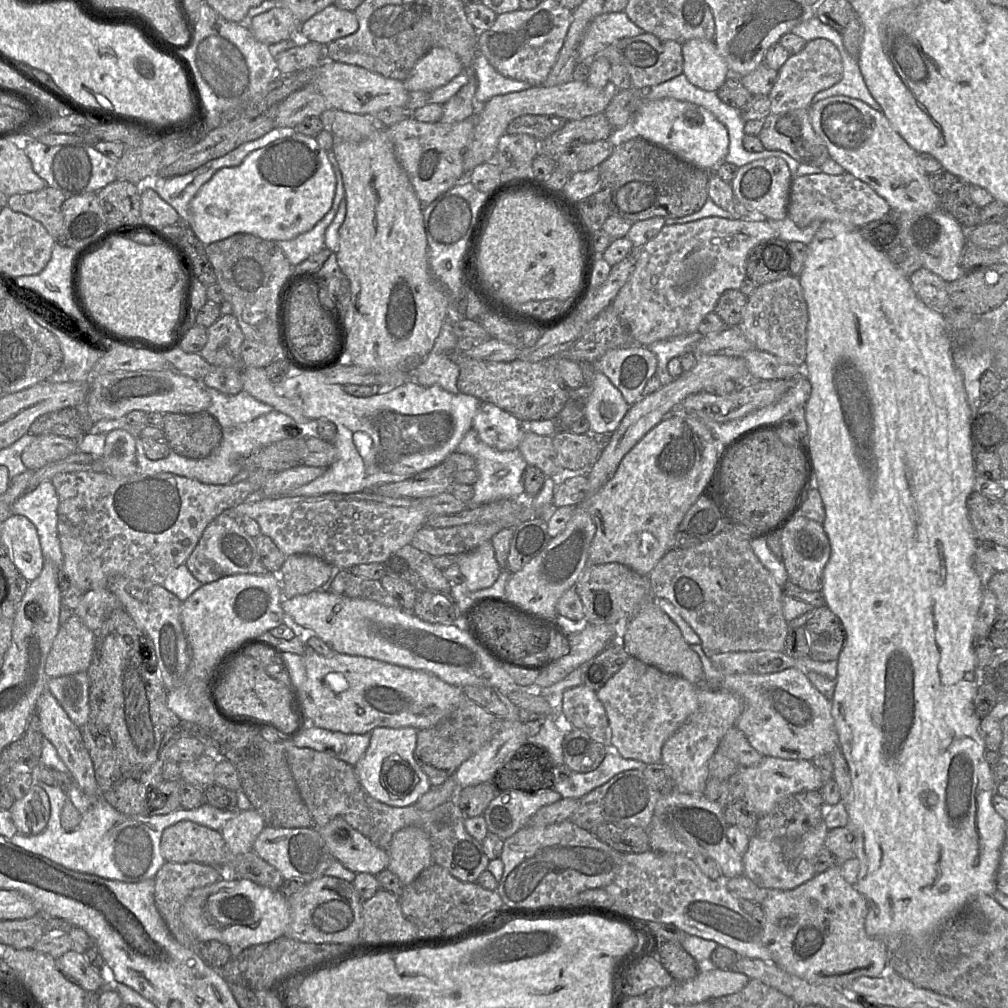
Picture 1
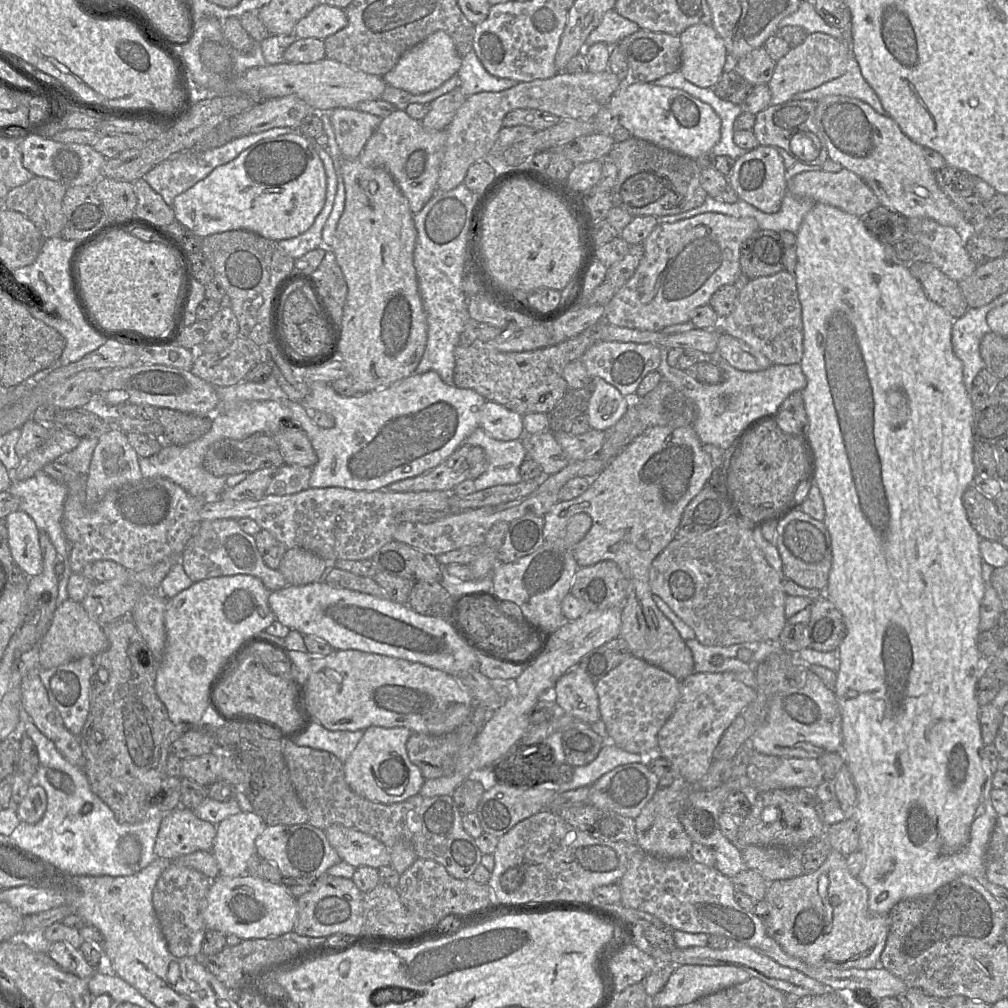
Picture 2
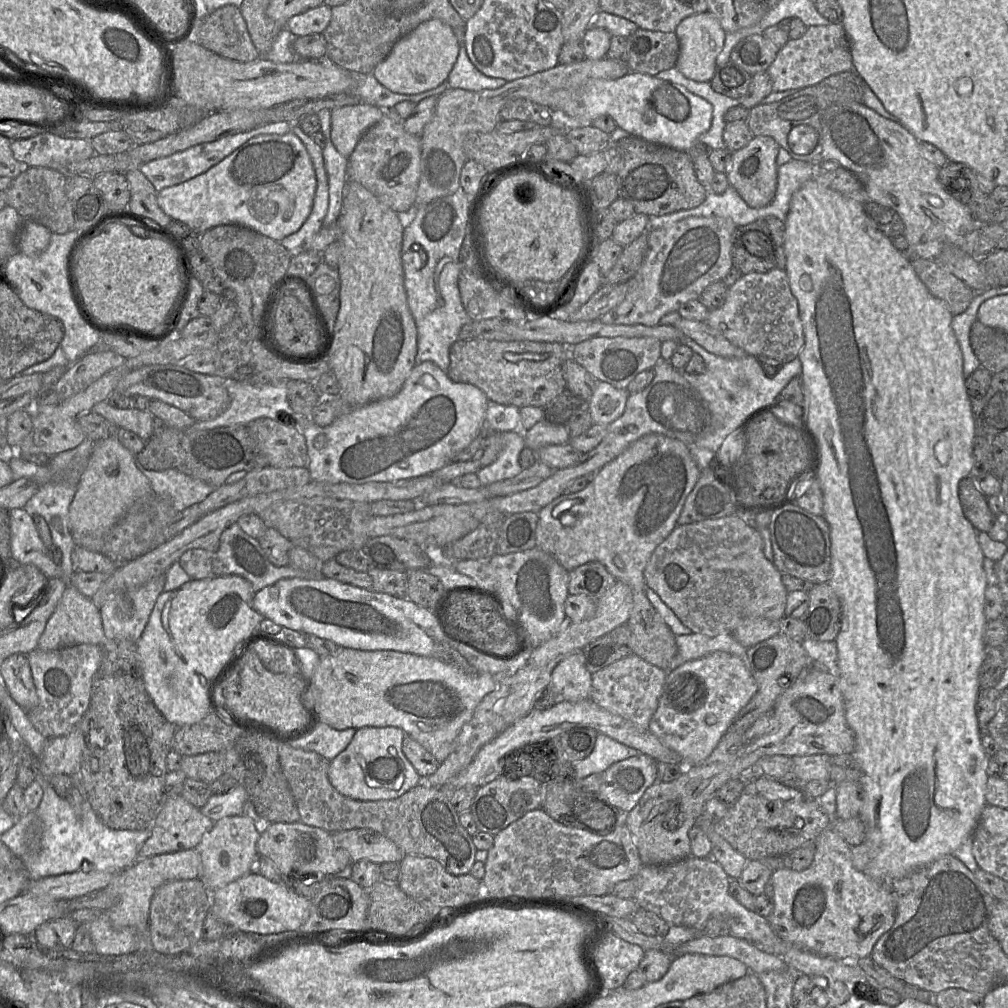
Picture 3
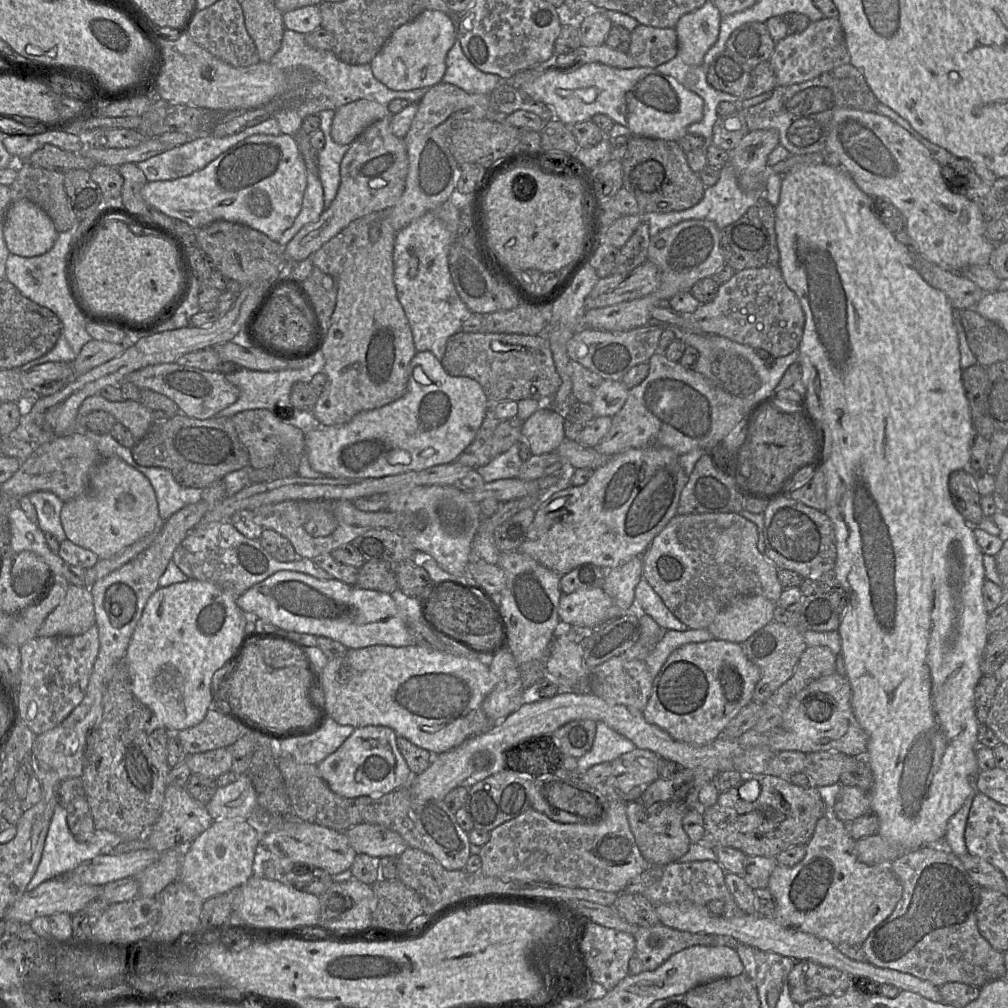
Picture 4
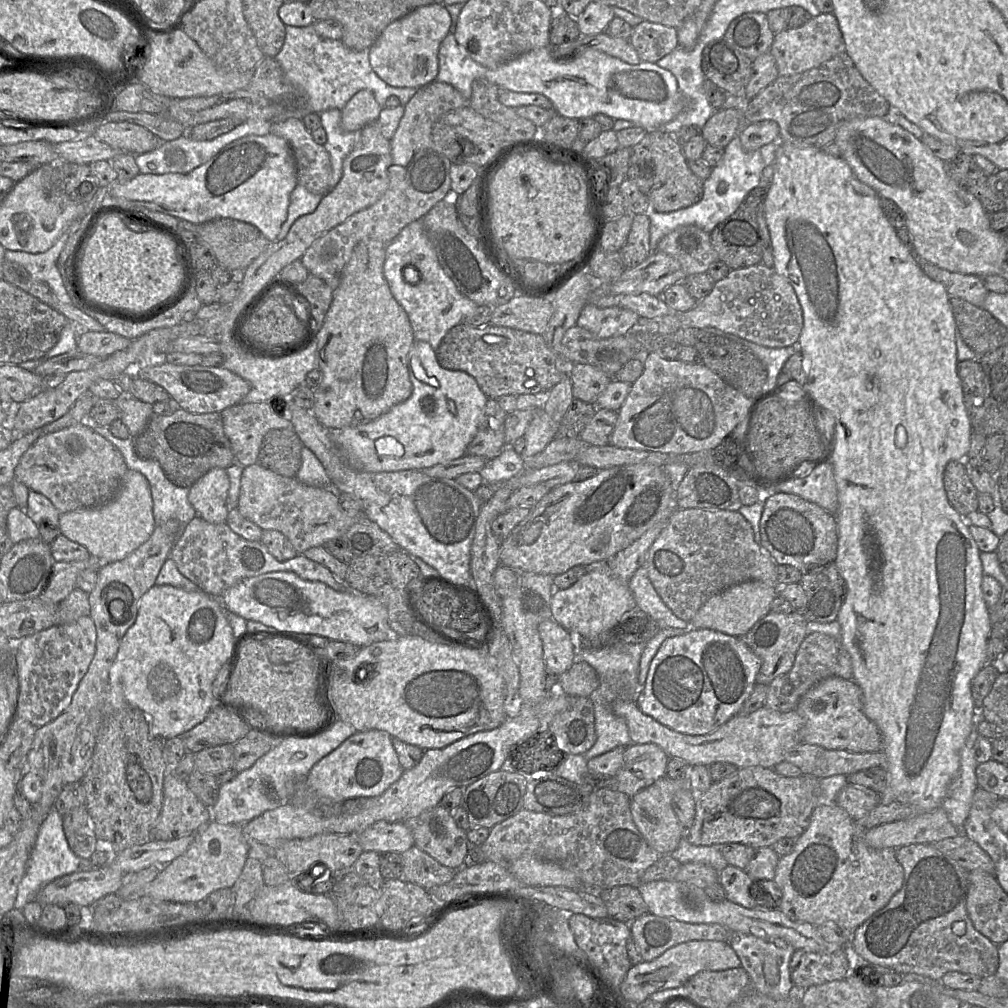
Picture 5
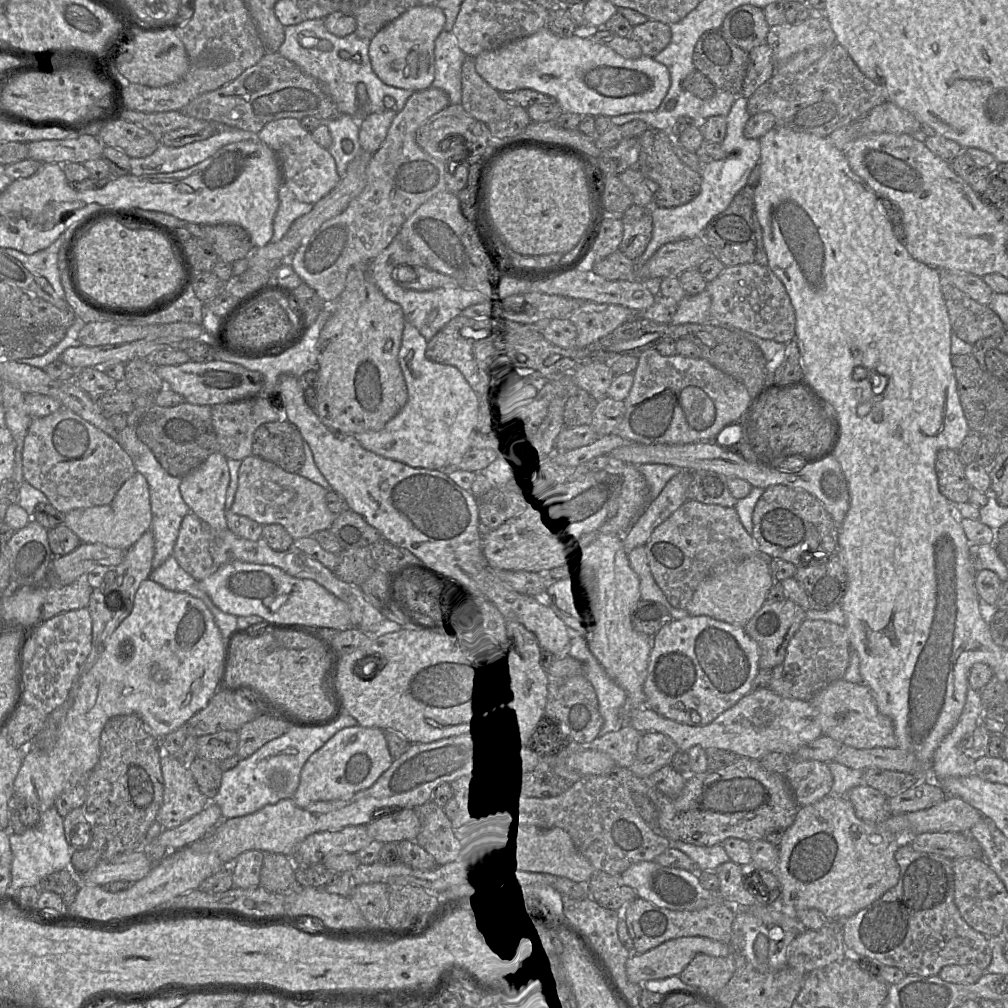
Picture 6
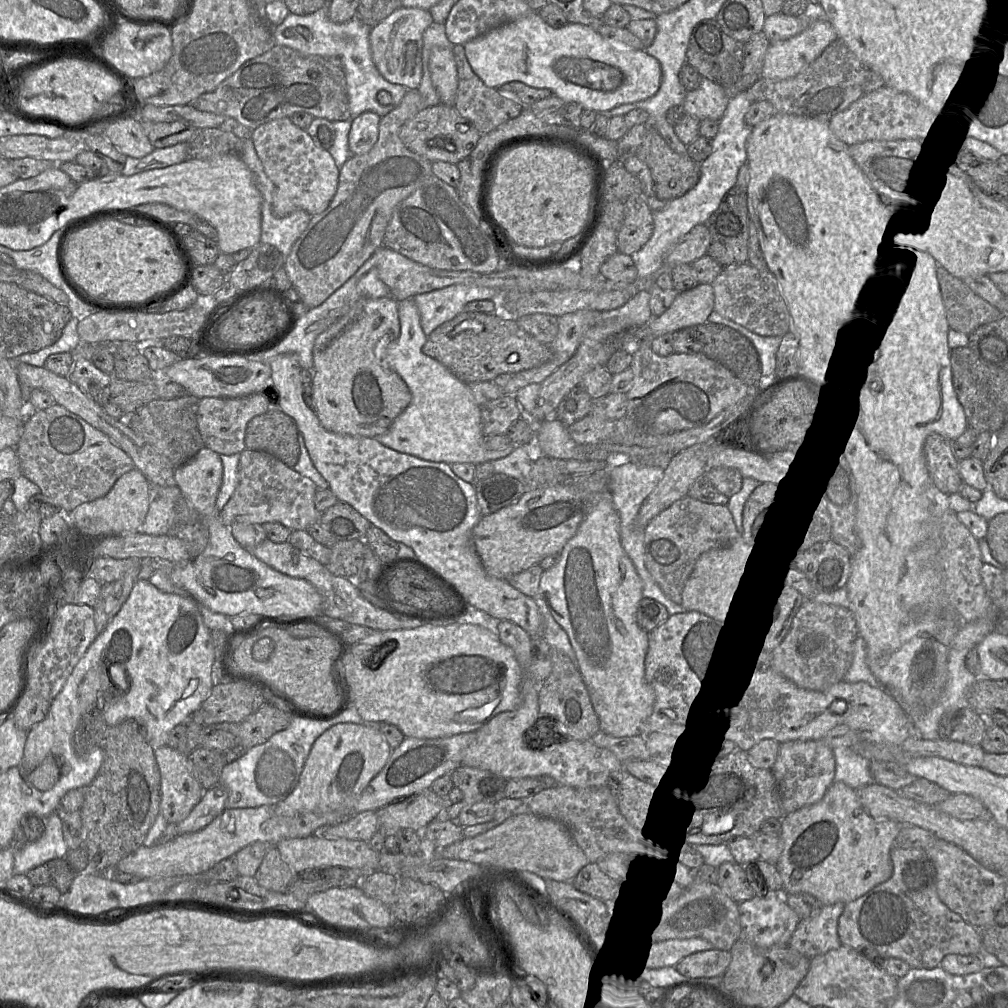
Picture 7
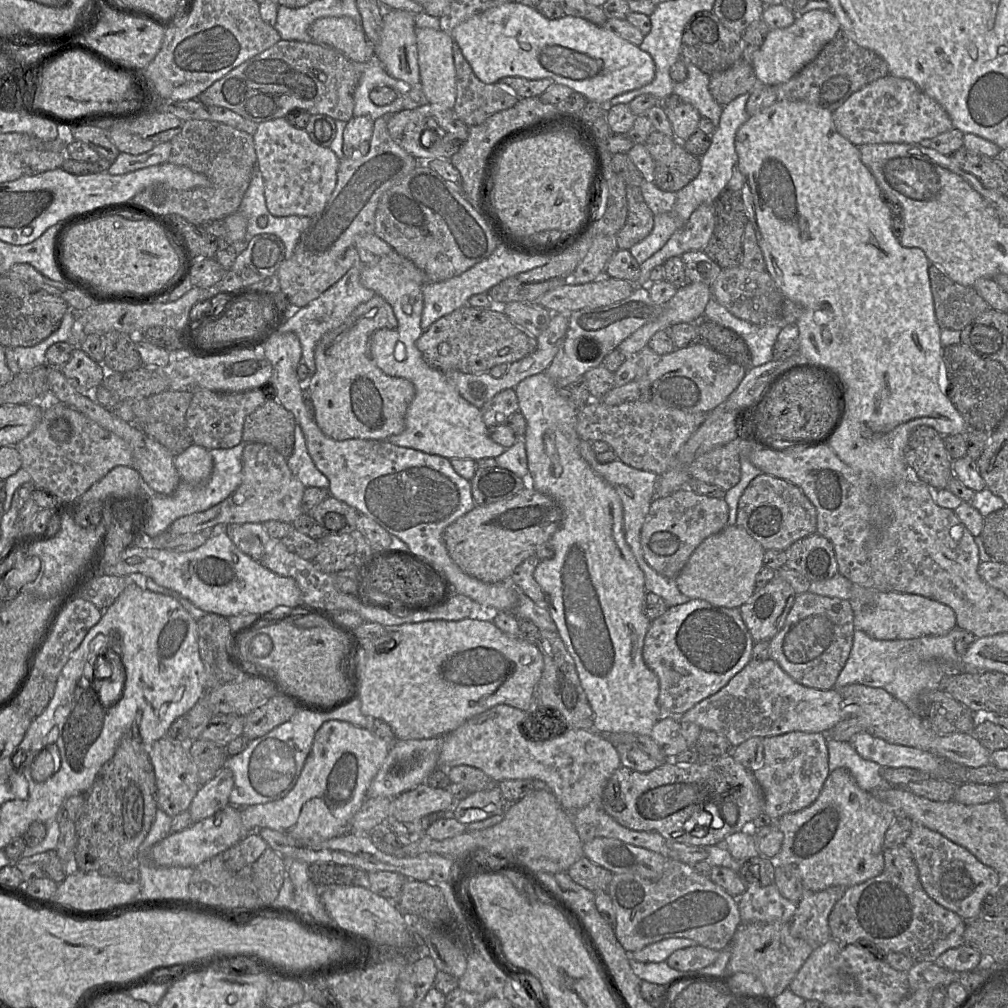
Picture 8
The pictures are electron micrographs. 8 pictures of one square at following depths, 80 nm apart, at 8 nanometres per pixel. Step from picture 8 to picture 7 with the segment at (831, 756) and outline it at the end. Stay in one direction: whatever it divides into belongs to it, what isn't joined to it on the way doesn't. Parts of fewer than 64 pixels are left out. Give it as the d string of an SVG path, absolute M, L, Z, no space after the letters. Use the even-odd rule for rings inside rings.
M853 747L832 749L835 761L834 782L842 782L854 790L874 783L870 771L871 761L864 758Z

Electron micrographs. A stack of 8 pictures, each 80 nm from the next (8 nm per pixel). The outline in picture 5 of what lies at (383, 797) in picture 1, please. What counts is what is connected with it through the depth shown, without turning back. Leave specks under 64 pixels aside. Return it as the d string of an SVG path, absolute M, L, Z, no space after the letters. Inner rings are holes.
M370 729L356 731L319 760L307 774L306 781L318 795L343 802L352 798L378 796L396 782L403 772L390 734Z

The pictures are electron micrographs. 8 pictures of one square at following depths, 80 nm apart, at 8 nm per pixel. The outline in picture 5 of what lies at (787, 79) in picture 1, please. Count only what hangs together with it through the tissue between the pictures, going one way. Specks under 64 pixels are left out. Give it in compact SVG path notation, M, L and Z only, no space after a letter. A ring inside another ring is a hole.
M819 14L798 28L787 28L774 35L770 48L779 76L803 73L845 52L845 43L834 14Z

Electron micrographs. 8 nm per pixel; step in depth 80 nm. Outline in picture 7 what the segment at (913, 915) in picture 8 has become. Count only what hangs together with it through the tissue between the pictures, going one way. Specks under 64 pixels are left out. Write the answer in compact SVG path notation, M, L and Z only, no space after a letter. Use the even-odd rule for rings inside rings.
M893 847L890 852L893 874L889 880L871 889L860 898L846 903L838 921L838 935L842 945L865 950L872 959L899 958L911 968L932 969L940 966L948 954L978 955L983 950L980 931L951 911L939 899L935 881L935 867L923 850Z

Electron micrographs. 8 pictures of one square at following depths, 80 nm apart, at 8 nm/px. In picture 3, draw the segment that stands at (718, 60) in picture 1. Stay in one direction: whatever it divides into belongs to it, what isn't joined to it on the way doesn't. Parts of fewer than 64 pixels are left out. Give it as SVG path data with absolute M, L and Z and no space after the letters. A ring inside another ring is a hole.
M710 11L684 18L675 33L679 40L679 56L676 67L688 79L710 82L717 69L717 57L723 49L726 32L717 17Z

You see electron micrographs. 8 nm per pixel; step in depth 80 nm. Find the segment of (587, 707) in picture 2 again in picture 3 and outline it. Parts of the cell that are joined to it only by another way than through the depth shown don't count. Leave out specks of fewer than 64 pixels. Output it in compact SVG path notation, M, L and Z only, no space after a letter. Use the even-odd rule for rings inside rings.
M580 652L570 654L554 668L551 686L559 701L578 702L591 698L591 674Z

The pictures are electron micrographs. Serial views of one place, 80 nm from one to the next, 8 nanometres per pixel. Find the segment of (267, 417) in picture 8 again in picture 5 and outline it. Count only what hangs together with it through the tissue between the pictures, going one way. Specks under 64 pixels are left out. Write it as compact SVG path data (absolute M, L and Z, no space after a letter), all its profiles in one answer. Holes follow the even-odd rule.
M271 429L263 437L258 463L282 476L296 477L303 463L303 446L294 429Z

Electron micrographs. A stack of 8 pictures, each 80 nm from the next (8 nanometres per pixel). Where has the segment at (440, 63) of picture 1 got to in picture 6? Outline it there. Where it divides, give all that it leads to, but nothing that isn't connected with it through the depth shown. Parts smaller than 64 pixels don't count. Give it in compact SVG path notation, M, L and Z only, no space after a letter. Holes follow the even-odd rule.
M419 5L385 25L369 44L369 58L376 75L384 83L402 89L419 91L431 87L435 77L435 40L445 22L445 14L437 5Z

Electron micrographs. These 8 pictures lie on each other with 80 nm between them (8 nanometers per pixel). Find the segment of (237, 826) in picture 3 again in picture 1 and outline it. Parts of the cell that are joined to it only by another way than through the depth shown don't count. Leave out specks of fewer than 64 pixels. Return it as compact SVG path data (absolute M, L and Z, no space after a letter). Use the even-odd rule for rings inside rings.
M252 808L228 820L220 833L230 851L238 855L252 851L255 839L265 826L263 818Z

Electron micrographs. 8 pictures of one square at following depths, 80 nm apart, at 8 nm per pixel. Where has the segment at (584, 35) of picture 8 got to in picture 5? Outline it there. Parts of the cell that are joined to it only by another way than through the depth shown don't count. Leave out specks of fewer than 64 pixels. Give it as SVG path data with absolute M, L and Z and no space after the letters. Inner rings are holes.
M550 47L537 48L488 69L485 80L502 89L541 94L551 101L556 114L567 118L580 120L604 114L631 121L647 132L659 130L683 109L683 97L670 71L656 63L628 64L594 49L571 58L556 58Z

